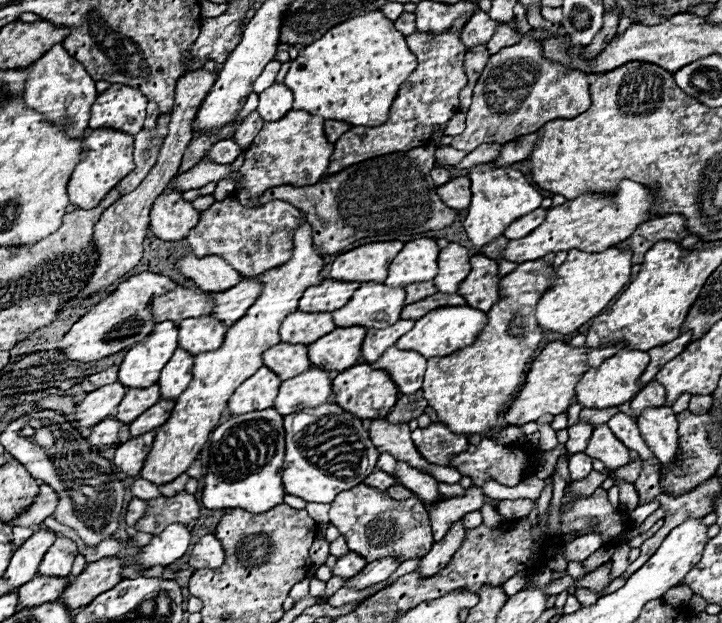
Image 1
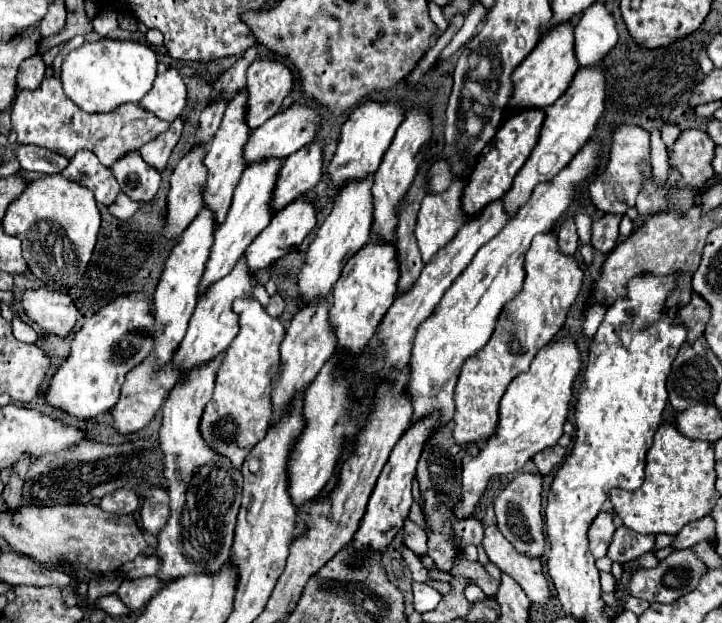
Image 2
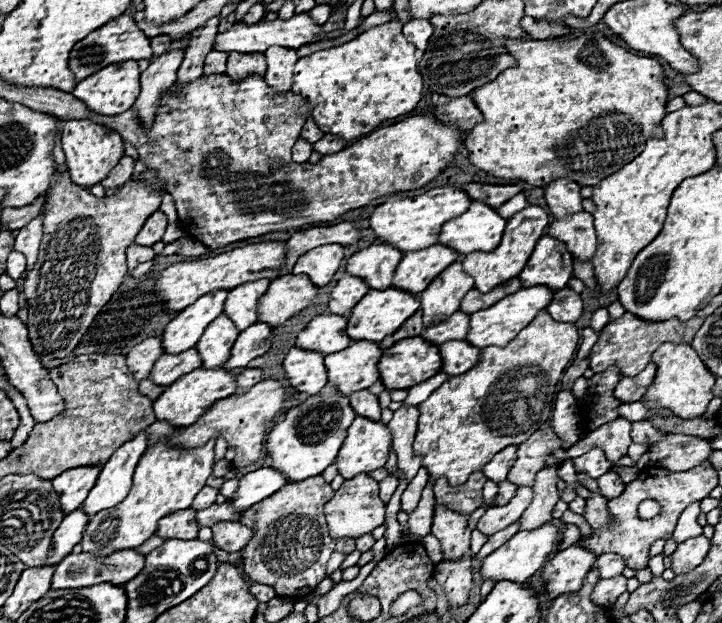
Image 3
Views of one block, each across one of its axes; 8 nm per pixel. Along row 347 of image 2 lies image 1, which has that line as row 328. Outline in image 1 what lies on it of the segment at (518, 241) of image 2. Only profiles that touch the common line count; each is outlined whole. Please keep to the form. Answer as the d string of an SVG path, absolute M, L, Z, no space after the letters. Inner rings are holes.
M444 306L416 320L416 326L408 334L404 334L404 338L400 338L396 346L400 350L414 350L424 358L434 358L434 356L442 358L470 346L478 338L478 334L484 330L486 324L488 324L488 316L482 310L476 310L470 306Z

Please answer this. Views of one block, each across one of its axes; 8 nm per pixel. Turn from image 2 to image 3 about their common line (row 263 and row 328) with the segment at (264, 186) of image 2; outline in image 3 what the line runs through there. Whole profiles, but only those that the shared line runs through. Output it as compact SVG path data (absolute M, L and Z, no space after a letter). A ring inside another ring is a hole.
M220 314L220 318L216 318L216 322L208 326L200 342L196 344L202 356L202 366L222 366L224 360L230 358L230 350L238 334L240 332L236 330L234 322L226 314Z

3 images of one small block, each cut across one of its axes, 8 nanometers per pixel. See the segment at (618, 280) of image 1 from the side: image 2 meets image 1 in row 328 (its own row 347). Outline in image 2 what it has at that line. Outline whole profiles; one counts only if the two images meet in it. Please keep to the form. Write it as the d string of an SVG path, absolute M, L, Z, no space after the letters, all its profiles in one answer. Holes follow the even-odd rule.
M570 336L560 342L546 344L532 360L528 372L516 376L504 398L500 400L498 426L492 438L486 440L478 456L464 456L462 464L462 500L456 504L456 516L470 518L474 506L482 498L490 478L522 470L522 466L544 448L550 448L562 436L562 426L568 418L572 400L572 384L582 370L580 352Z

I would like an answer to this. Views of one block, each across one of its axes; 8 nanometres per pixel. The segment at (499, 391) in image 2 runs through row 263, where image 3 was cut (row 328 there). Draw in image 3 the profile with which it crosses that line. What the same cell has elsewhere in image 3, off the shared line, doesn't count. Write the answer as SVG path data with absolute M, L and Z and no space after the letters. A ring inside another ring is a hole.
M544 314L536 316L508 346L488 346L482 350L480 366L460 376L448 378L422 402L414 454L422 456L422 466L430 478L446 478L450 486L460 486L472 472L482 470L494 454L506 446L526 442L544 422L550 420L554 388L578 348L578 330Z

